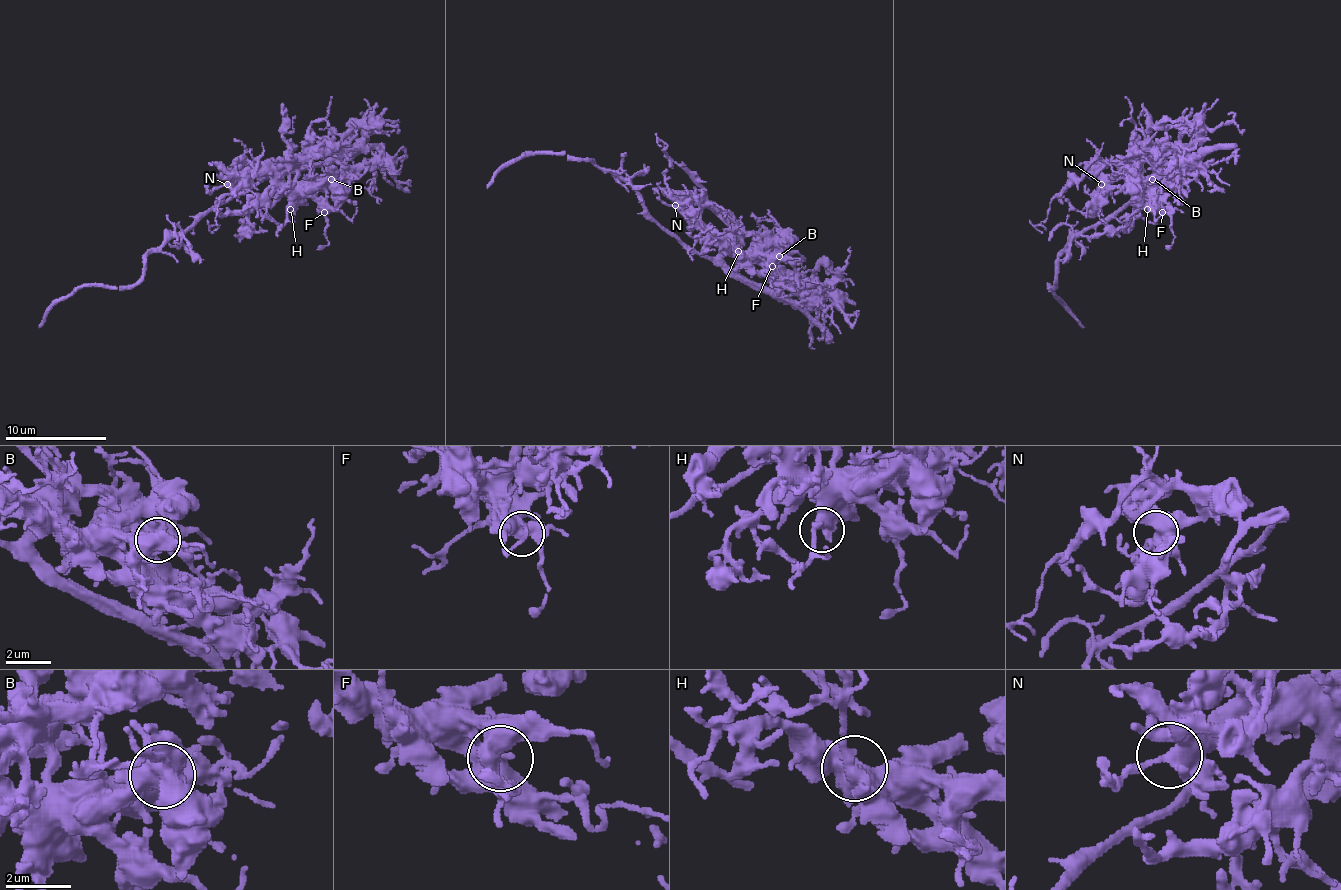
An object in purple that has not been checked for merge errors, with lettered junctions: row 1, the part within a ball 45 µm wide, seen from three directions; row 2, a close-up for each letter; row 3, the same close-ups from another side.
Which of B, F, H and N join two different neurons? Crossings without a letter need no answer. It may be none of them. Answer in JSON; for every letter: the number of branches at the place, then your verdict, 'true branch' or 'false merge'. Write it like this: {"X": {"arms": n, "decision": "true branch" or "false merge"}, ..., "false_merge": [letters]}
{"B": {"arms": 2, "decision": "true branch"}, "F": {"arms": 2, "decision": "true branch"}, "H": {"arms": 3, "decision": "true branch"}, "N": {"arms": 3, "decision": "true branch"}, "false_merge": []}

